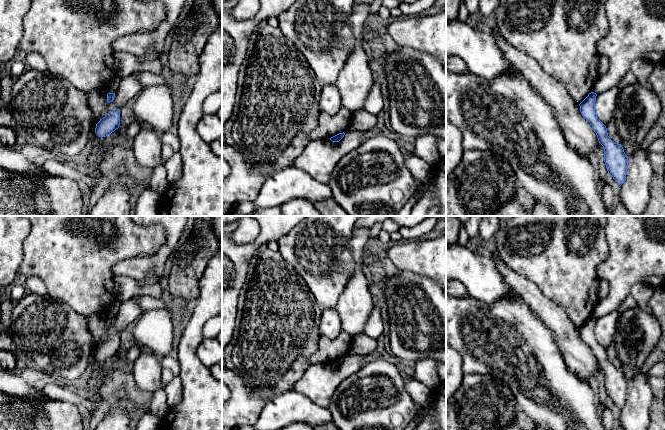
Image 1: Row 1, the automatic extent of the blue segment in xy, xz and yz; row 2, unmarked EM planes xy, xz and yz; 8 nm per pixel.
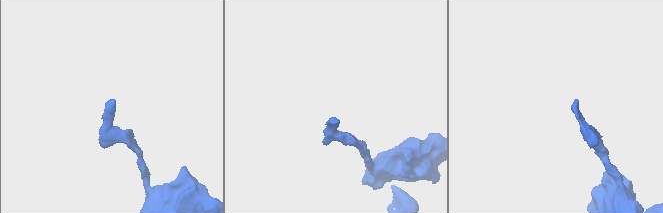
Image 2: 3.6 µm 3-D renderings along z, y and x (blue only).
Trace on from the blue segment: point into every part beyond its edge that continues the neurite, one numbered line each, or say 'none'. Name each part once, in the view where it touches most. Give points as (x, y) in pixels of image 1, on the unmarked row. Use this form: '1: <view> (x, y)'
none

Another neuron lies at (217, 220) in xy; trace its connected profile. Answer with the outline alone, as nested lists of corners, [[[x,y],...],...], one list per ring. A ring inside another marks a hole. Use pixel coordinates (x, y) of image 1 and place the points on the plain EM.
[[[213,216],[214,230],[219,239],[219,249],[222,249],[222,216]]]

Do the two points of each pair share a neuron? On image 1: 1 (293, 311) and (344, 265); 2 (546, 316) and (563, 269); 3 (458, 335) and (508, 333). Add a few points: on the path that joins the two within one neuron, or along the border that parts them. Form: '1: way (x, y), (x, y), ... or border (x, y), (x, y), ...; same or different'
1: border (298, 274), (322, 308); different
2: border (535, 284), (568, 317); different
3: way (470, 335), (496, 336); same

